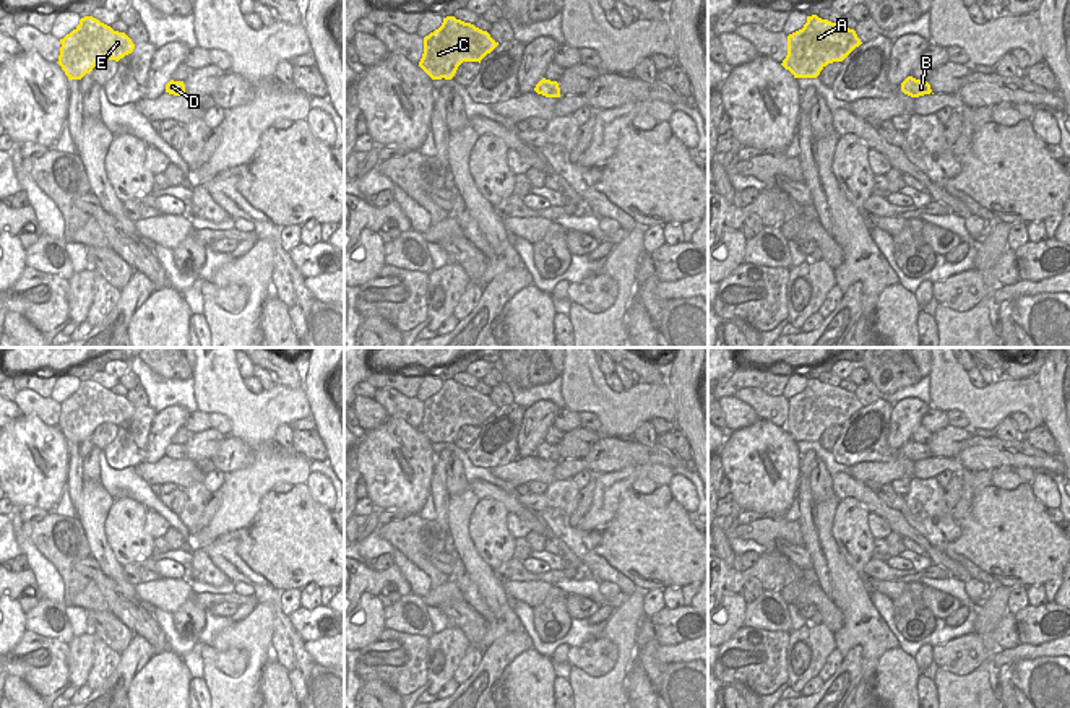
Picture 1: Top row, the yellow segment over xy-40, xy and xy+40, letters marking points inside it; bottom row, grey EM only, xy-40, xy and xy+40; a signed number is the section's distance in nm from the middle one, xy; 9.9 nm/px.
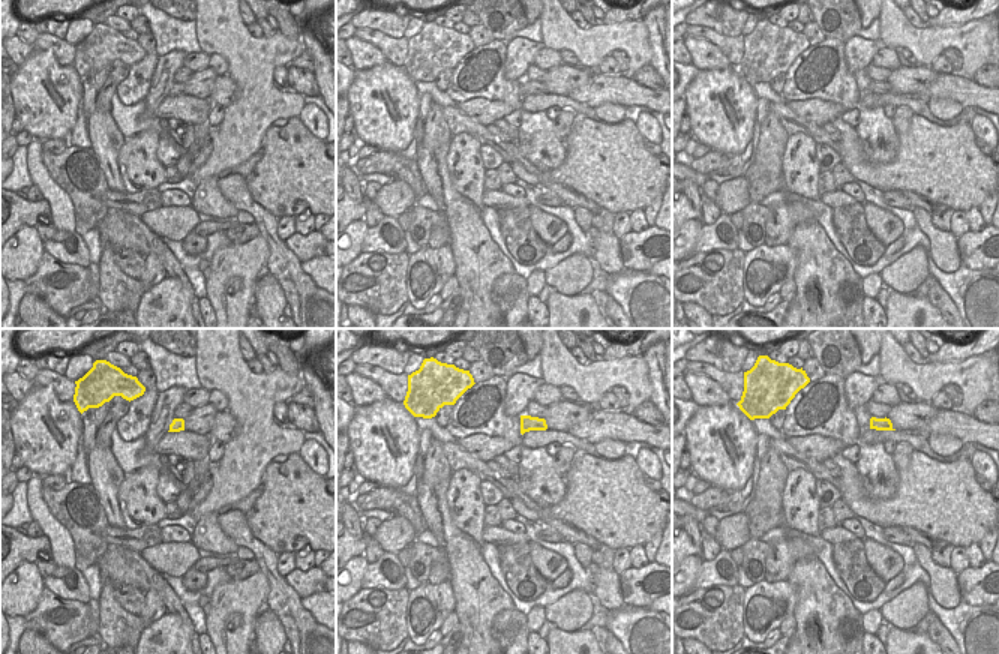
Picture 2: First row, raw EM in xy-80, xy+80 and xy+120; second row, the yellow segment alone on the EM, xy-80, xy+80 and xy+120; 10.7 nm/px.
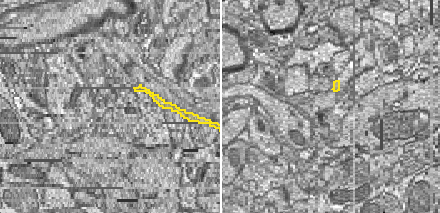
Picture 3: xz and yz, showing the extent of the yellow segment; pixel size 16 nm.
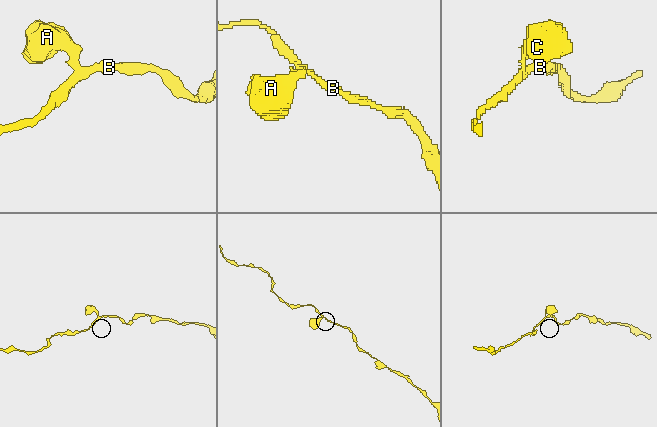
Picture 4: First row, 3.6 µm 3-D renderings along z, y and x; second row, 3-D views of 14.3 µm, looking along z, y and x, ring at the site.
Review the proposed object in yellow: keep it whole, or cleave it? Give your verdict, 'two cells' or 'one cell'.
one cell

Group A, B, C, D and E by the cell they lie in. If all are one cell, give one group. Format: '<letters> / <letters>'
A B C D E

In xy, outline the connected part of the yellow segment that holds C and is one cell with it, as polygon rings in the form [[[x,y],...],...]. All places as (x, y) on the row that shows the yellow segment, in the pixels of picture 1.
[[[447,16],[438,29],[424,37],[419,67],[432,80],[451,80],[463,62],[481,63],[497,45],[487,31]]]

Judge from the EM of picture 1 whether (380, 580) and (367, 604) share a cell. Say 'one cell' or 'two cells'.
two cells

